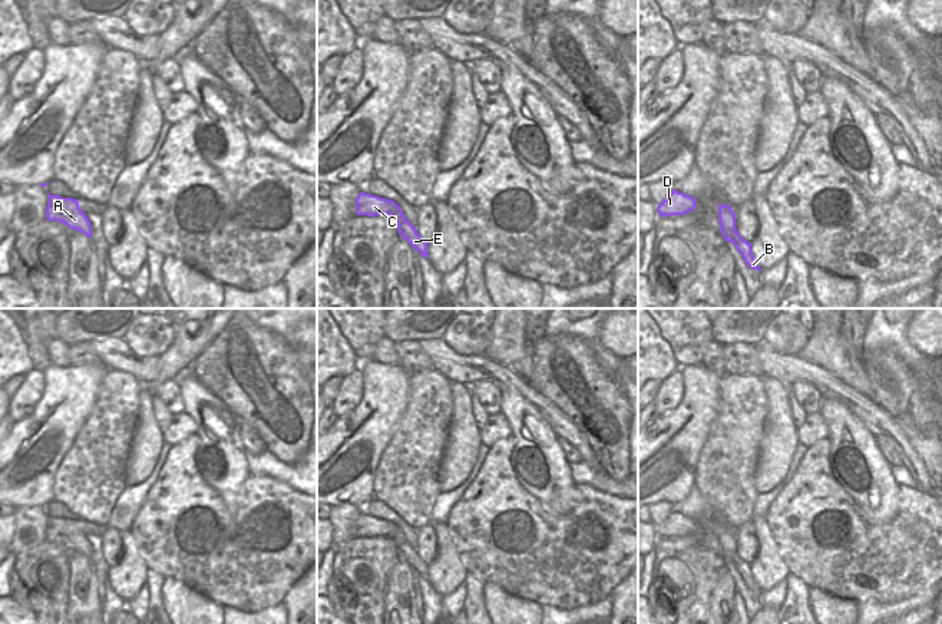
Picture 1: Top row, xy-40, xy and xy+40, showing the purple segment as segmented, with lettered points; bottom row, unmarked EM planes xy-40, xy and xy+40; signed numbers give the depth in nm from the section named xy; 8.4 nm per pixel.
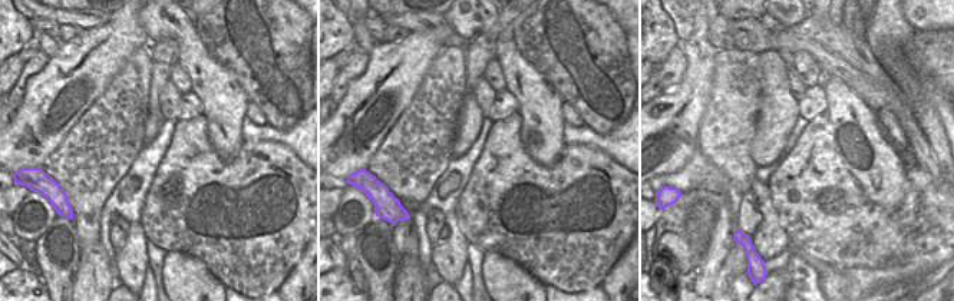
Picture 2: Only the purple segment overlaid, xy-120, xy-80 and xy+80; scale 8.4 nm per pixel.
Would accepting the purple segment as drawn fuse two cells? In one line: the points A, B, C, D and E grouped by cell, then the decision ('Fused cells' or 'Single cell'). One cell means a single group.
Groups: A B E / C D. Fused cells

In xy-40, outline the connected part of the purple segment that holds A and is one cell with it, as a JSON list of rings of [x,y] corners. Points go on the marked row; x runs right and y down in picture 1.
[[[79,207],[73,208],[70,212],[63,212],[59,222],[92,238],[92,225]]]

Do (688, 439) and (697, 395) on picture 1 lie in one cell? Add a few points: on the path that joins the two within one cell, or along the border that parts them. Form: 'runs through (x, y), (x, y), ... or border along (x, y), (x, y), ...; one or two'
runs through (688, 428), (696, 416), (697, 406); one

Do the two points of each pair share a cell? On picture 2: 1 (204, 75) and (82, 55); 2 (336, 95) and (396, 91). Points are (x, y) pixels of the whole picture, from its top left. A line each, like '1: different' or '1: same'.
1: different
2: different

